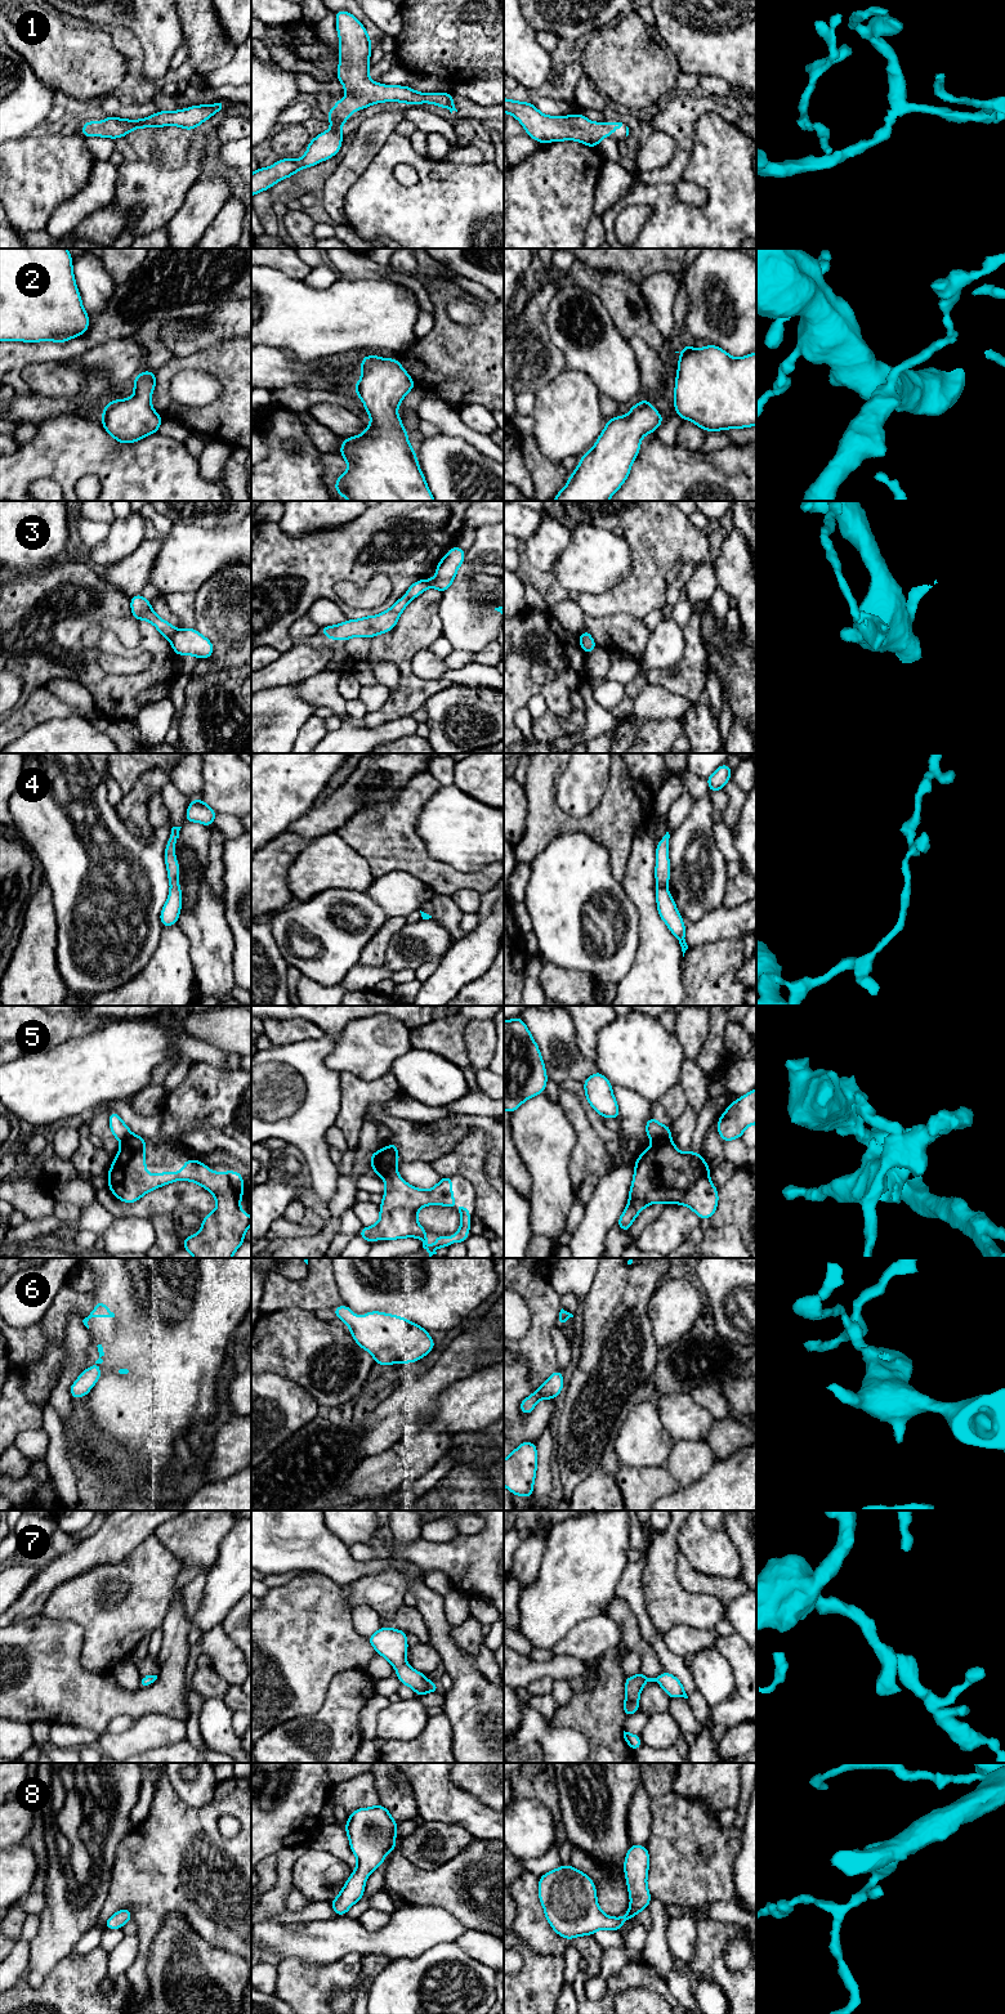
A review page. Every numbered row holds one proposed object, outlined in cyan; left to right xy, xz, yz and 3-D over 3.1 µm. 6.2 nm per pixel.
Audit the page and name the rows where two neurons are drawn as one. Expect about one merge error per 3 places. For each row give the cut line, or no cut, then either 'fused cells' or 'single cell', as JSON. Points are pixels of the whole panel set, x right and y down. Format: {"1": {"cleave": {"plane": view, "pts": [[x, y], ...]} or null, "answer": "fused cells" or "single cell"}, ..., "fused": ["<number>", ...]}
{"1": {"cleave": null, "answer": "single cell"}, "2": {"cleave": null, "answer": "single cell"}, "3": {"cleave": {"plane": "xy", "pts": [[177, 631], [170, 640]]}, "answer": "fused cells"}, "4": {"cleave": null, "answer": "single cell"}, "5": {"cleave": {"plane": "xz", "pts": [[379, 1151], [375, 1171]]}, "answer": "fused cells"}, "6": {"cleave": null, "answer": "single cell"}, "7": {"cleave": null, "answer": "single cell"}, "8": {"cleave": null, "answer": "single cell"}, "fused": ["3", "5"]}

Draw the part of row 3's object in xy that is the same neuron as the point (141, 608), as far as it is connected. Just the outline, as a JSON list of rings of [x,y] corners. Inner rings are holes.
[[[137,594],[130,598],[130,607],[131,607],[131,617],[137,621],[146,619],[152,623],[158,632],[168,640],[171,640],[177,628],[166,622],[165,619],[160,618],[152,609],[151,603],[143,598],[142,594]]]

